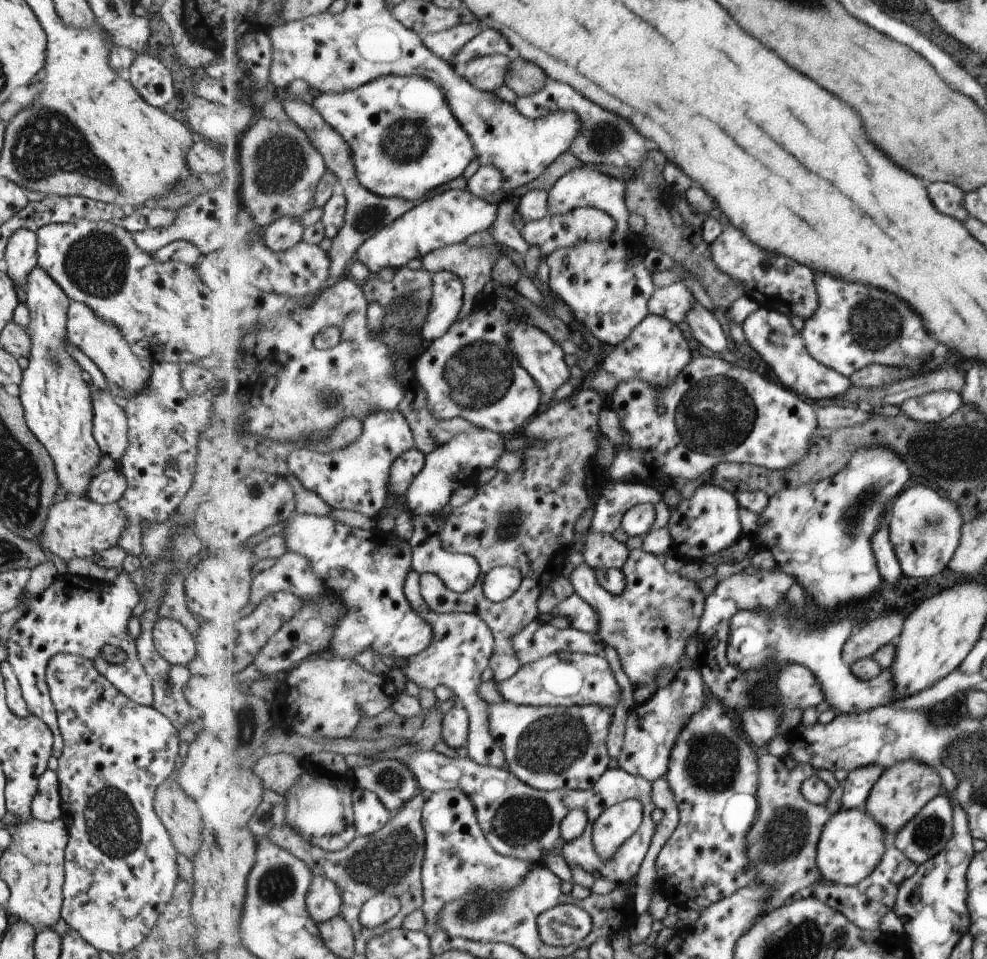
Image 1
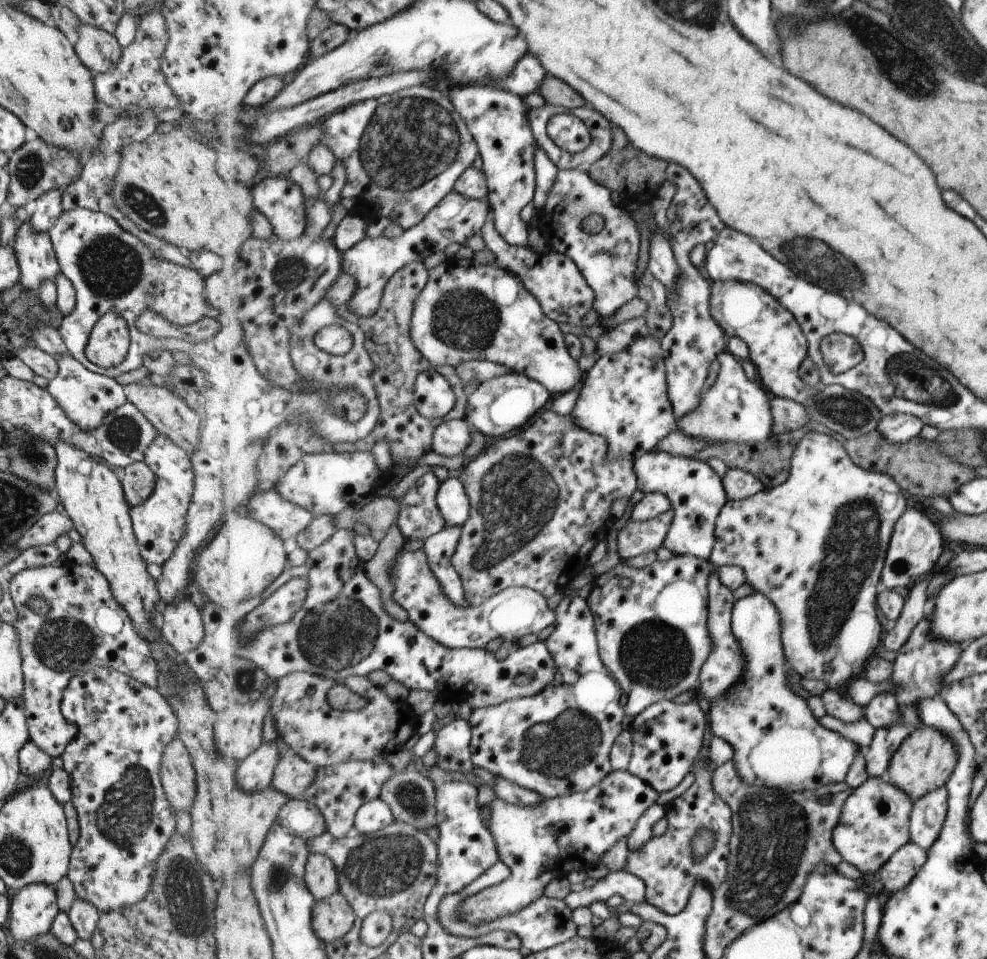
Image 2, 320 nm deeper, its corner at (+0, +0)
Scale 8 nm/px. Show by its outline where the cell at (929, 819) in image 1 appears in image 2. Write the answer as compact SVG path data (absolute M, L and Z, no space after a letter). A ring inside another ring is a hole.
M944 786L914 800L912 816L909 816L909 842L929 850L940 835L947 818L947 792Z

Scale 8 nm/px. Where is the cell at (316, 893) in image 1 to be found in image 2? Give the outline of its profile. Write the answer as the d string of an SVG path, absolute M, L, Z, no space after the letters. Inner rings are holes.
M310 853L305 882L317 901L326 899L340 890L340 875L334 860L323 853Z

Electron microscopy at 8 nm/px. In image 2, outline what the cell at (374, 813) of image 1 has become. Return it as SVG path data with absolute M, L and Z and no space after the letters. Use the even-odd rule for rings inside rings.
M381 798L367 801L356 814L354 822L356 832L364 835L378 833L395 822L394 812Z

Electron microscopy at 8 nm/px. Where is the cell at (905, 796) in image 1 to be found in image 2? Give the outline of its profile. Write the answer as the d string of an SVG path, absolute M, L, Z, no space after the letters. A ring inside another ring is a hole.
M921 725L912 731L904 742L897 748L889 762L887 779L895 788L899 788L905 796L920 799L937 788L944 786L953 768L956 768L957 751L951 740L947 740L941 732Z

